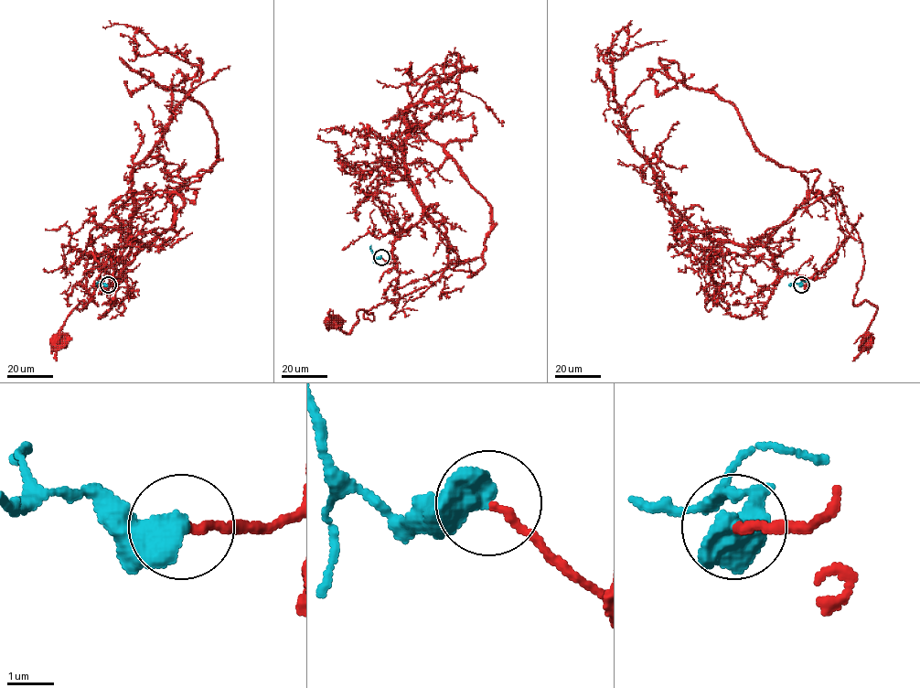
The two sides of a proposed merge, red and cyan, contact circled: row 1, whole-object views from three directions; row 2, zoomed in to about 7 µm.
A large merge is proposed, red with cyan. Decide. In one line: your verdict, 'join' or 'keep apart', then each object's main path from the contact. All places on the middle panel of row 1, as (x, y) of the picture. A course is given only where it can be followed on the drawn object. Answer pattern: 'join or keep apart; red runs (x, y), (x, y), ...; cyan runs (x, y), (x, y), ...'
join; red runs (381, 258), (422, 216), (447, 242), (432, 285), (359, 309), (348, 333), (329, 322); cyan runs (381, 258), (373, 255), (371, 245)

